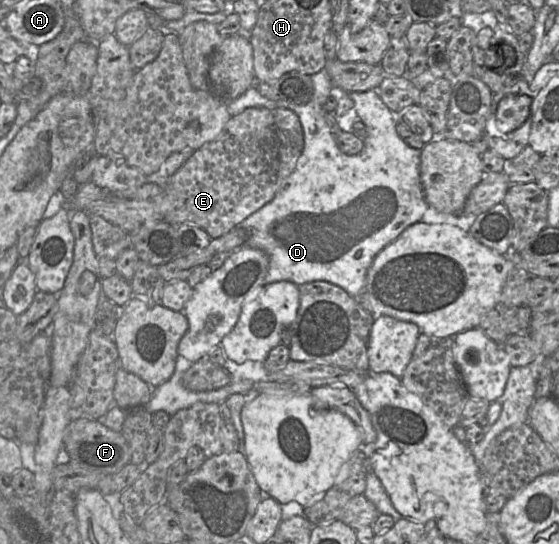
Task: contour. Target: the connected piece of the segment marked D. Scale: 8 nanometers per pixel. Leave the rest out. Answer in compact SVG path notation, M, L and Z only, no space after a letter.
M323 68L312 76L313 96L305 104L272 101L263 97L256 86L228 101L231 117L250 107L286 108L300 119L304 132L304 146L294 171L283 181L273 199L240 224L247 233L246 246L264 251L269 259L266 283L290 281L300 286L312 281L326 281L344 289L350 296L358 296L364 289L369 268L375 257L393 242L408 226L422 222L428 204L420 179L421 150L408 146L397 134L389 108L375 89L352 92L355 111L366 127L364 147L356 155L346 155L338 148L325 121L325 102L329 97L339 99L339 88L333 86Z

